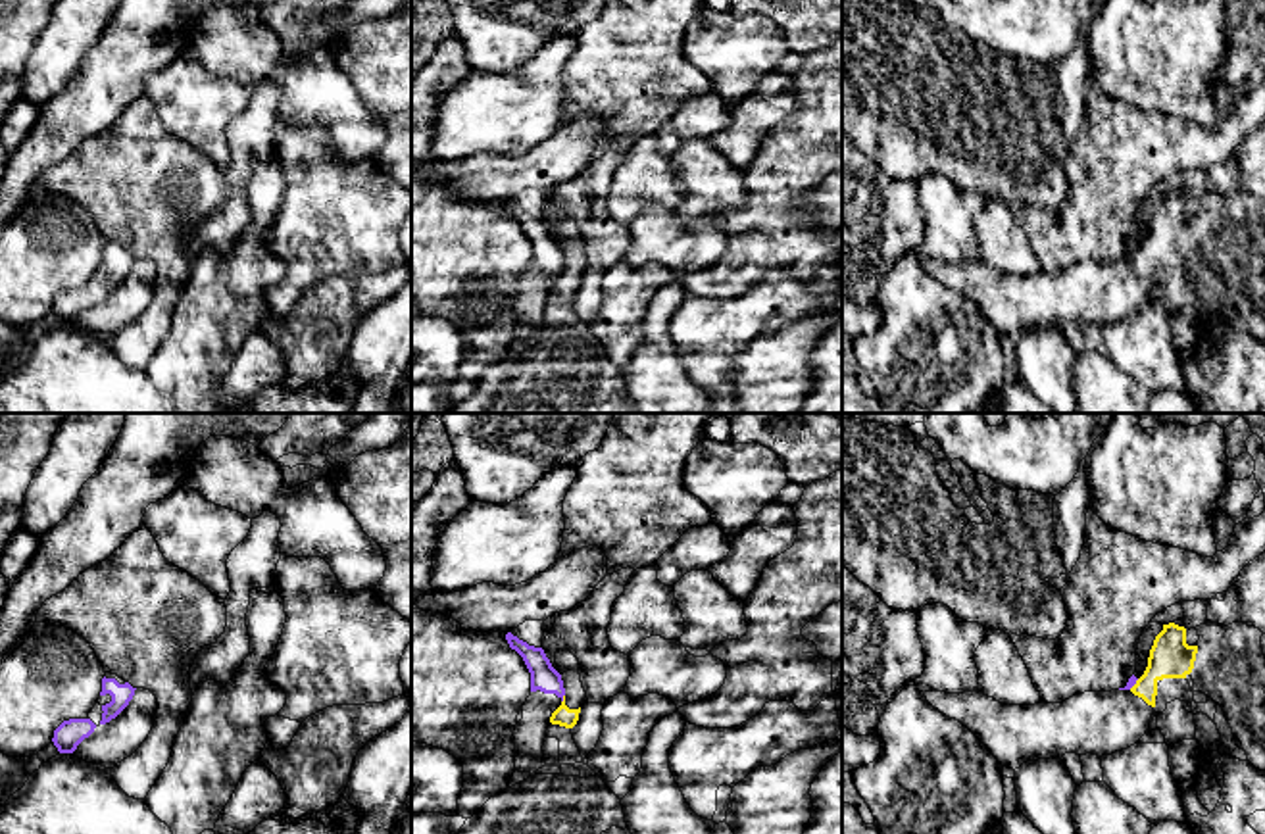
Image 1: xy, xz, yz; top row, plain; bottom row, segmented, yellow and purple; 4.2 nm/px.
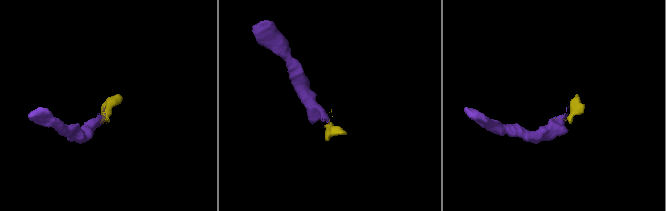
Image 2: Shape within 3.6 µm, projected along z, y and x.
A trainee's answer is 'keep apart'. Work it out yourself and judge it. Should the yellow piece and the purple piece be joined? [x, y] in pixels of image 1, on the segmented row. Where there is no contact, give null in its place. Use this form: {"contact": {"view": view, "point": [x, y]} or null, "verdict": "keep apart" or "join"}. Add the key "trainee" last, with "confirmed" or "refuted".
{"contact": {"view": "xz", "point": [564, 698]}, "verdict": "keep apart", "trainee": "confirmed"}

